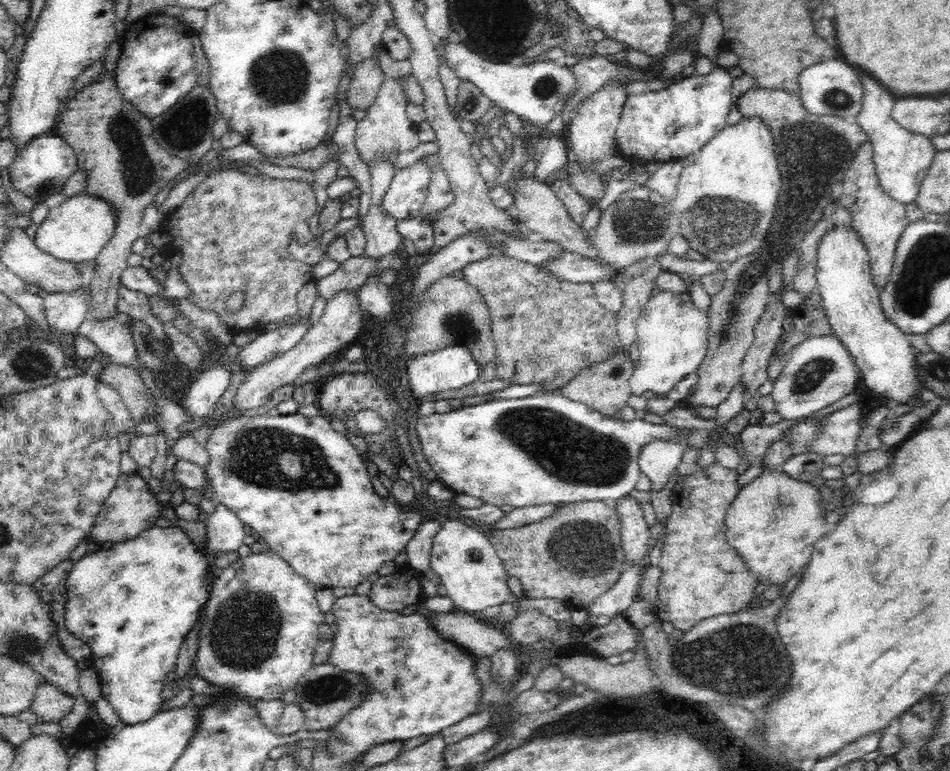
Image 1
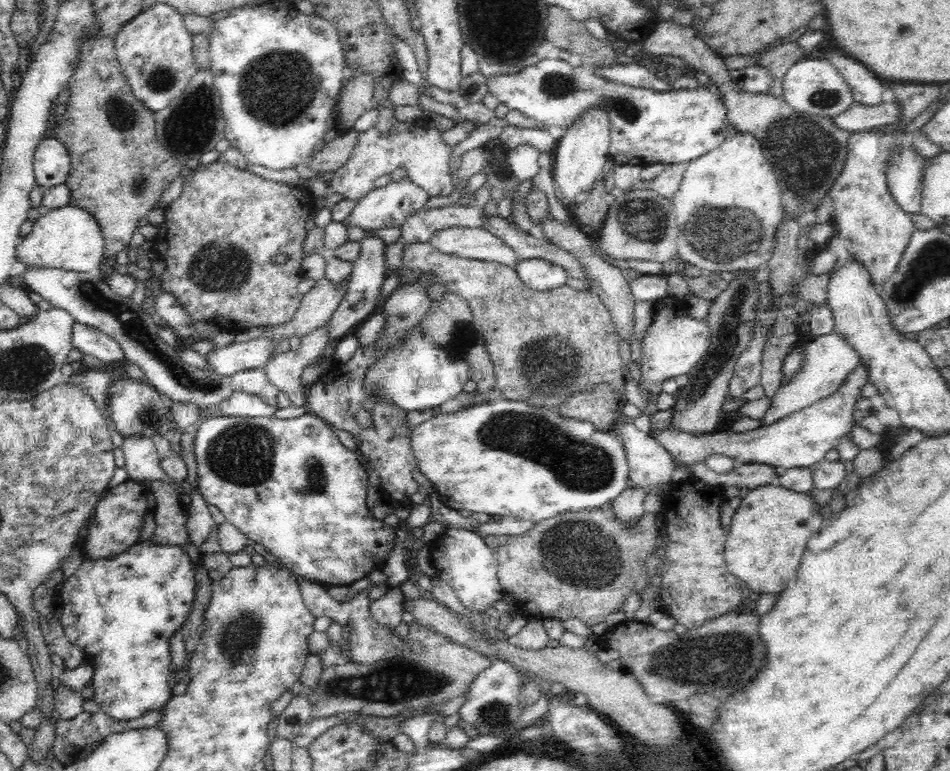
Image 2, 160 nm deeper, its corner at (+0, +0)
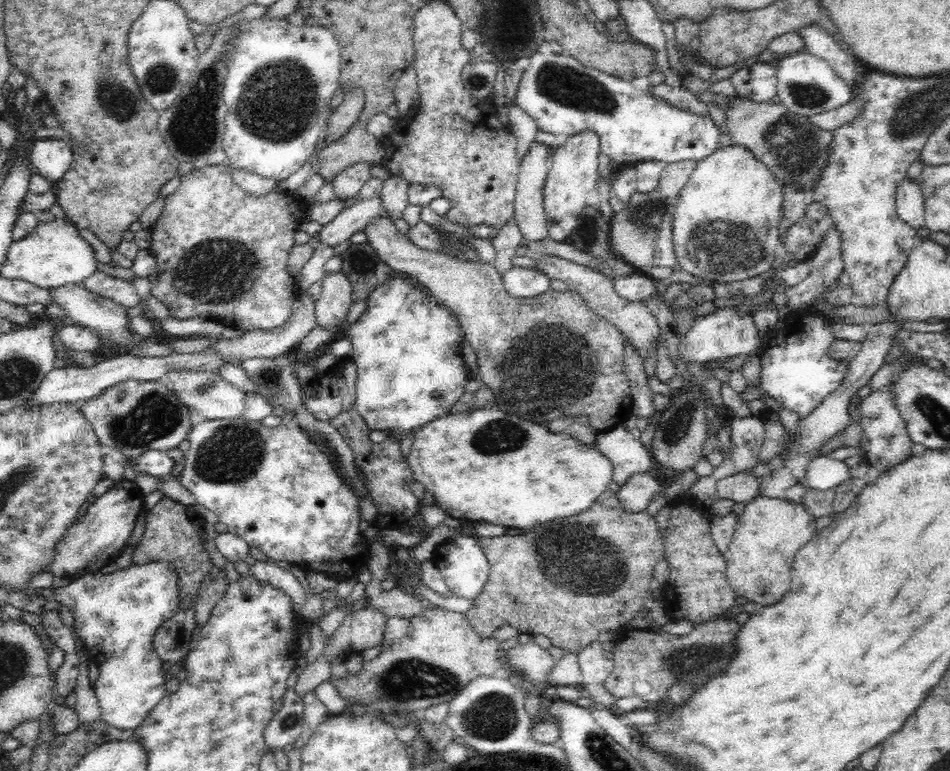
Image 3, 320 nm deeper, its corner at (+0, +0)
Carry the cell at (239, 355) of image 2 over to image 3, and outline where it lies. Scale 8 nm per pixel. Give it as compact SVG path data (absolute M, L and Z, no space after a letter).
M208 348L208 350L204 350L204 352L198 354L189 355L169 352L166 356L161 357L134 357L134 355L127 353L126 355L97 362L92 367L74 367L68 363L63 368L54 367L48 372L42 384L28 398L25 398L23 404L36 406L36 404L56 404L56 402L83 403L91 398L97 397L110 385L120 381L128 379L158 381L162 378L162 375L170 372L170 370L212 371L213 373L218 373L219 368L226 363L240 365L241 362L242 360L238 360L238 362L227 362L213 348Z

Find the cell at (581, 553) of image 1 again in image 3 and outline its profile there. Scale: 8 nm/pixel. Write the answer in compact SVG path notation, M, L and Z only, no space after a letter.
M609 489L588 510L575 516L544 522L516 536L477 537L477 540L490 563L490 574L480 594L473 599L472 608L463 614L470 626L484 639L506 624L522 634L544 634L552 646L573 655L596 641L602 630L621 631L628 627L642 604L649 600L652 572L662 560L665 548L655 516L646 511L624 511L617 495Z

